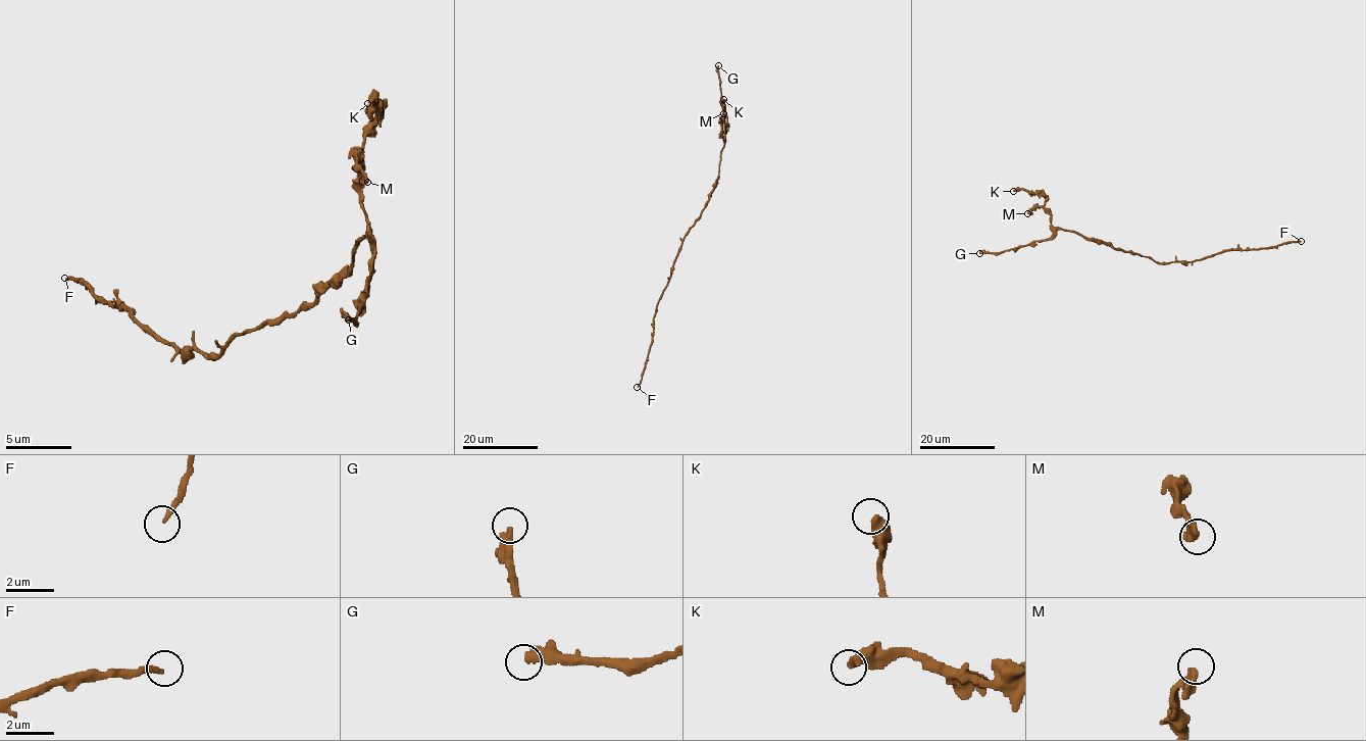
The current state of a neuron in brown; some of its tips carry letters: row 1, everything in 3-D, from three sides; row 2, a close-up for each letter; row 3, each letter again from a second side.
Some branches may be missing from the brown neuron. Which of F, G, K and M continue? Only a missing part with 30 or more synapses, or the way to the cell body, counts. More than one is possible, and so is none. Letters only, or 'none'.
G

